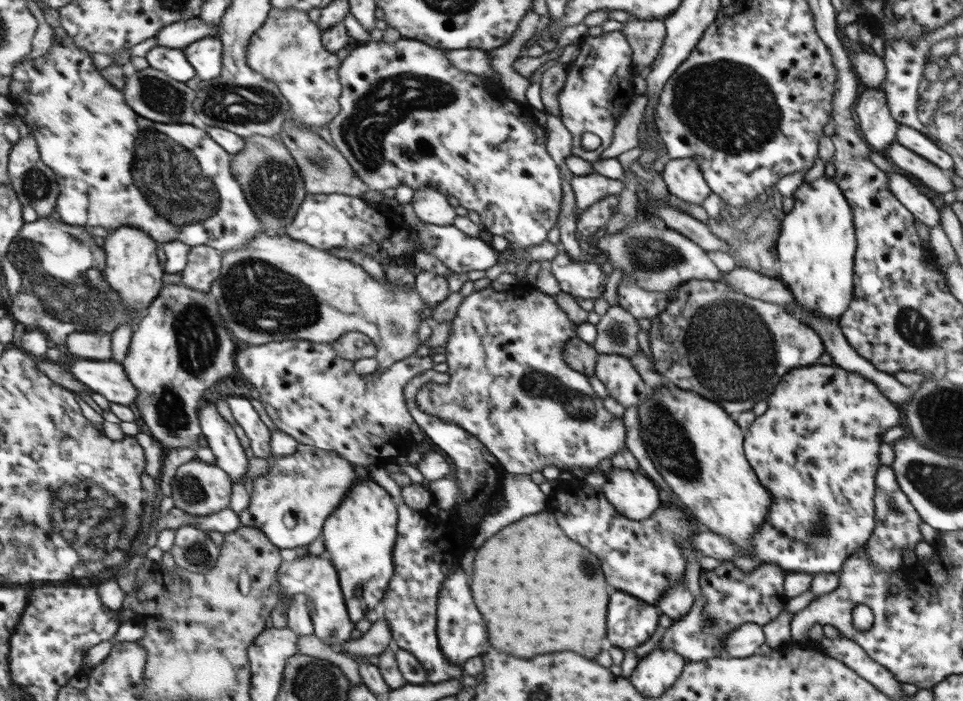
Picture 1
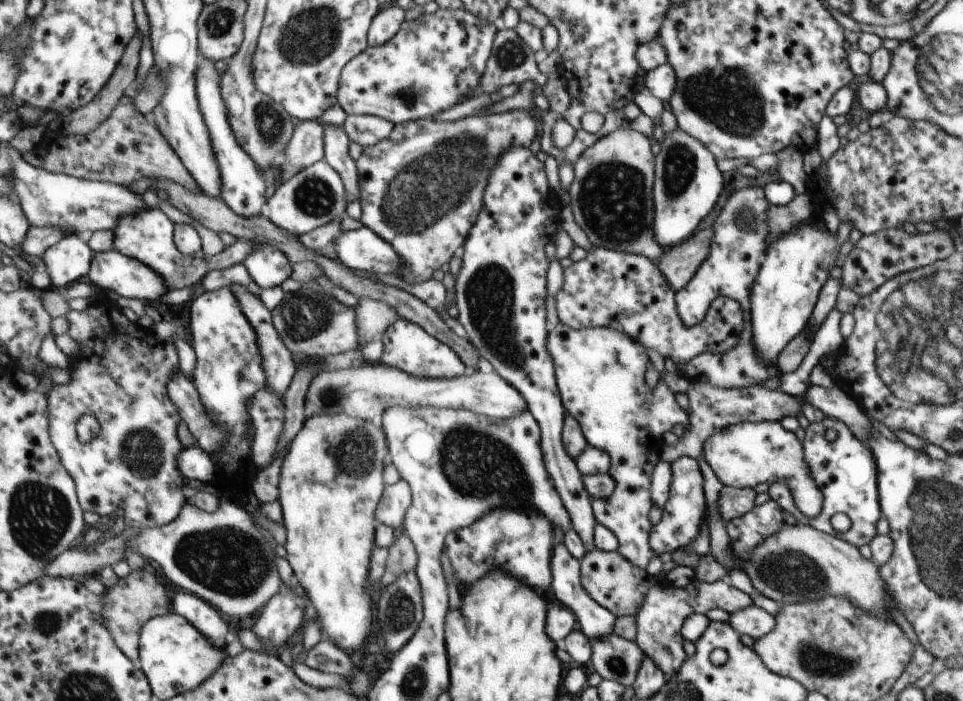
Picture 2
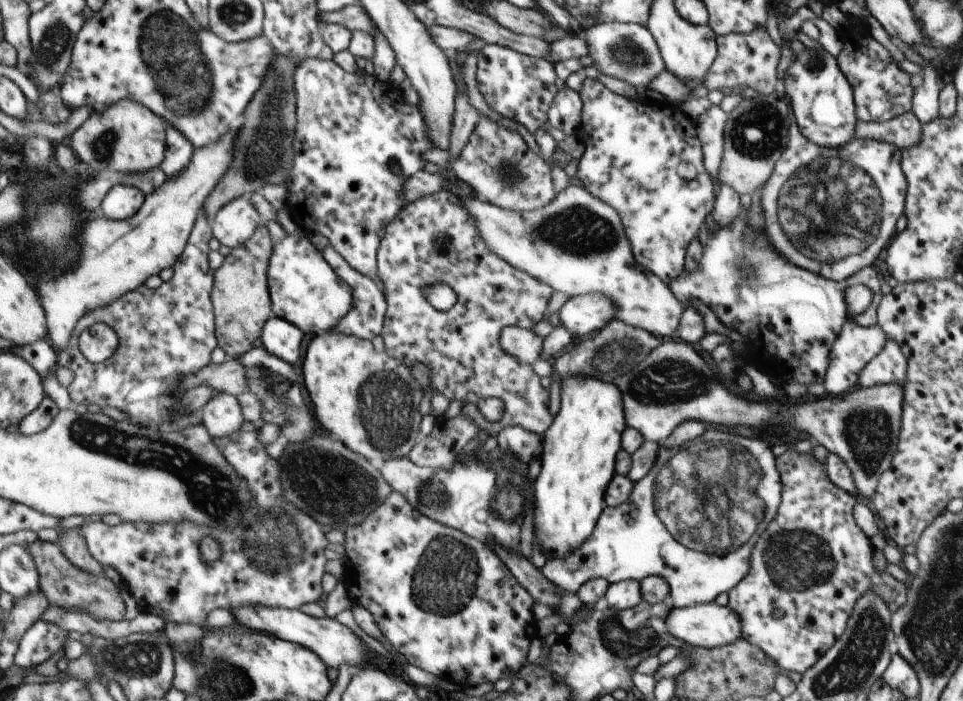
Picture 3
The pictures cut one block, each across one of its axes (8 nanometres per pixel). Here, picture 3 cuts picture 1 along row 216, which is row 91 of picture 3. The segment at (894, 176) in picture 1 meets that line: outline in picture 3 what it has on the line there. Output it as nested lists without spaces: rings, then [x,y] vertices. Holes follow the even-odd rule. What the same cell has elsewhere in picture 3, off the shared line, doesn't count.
[[[893,39],[893,42],[902,51],[906,59],[925,69],[924,83],[914,89],[913,109],[911,111],[922,124],[926,124],[939,116],[939,92],[941,91],[940,83],[942,80],[936,71],[937,65],[930,63],[908,44],[900,43],[896,39]]]

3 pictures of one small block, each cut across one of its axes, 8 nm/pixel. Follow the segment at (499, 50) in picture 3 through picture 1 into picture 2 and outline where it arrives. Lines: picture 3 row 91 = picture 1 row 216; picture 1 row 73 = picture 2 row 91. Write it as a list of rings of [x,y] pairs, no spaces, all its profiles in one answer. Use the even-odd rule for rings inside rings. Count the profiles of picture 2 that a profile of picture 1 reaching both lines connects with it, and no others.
[[[464,8],[438,9],[416,20],[404,21],[388,42],[382,46],[370,46],[346,66],[342,75],[340,104],[348,115],[377,116],[395,125],[433,118],[437,113],[472,97],[472,90],[478,88],[486,72],[498,31],[499,24],[490,24]]]

